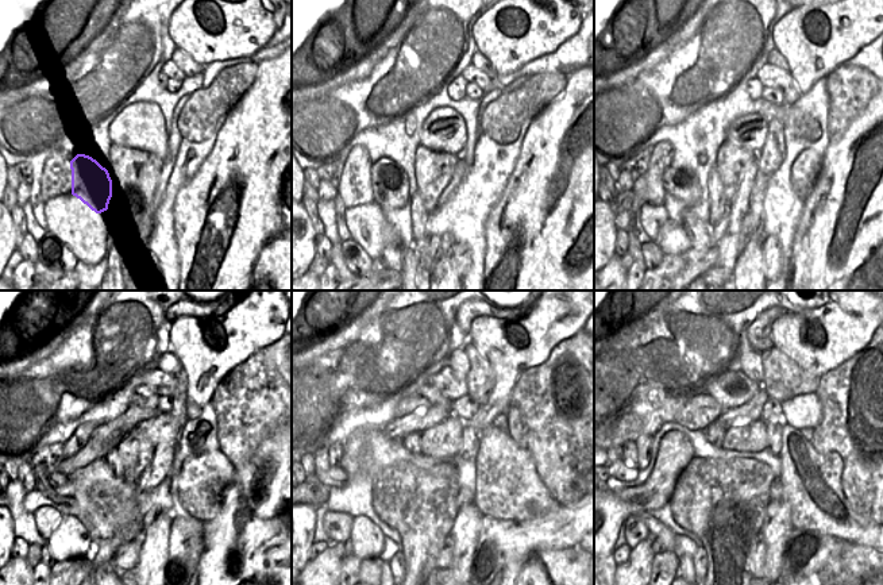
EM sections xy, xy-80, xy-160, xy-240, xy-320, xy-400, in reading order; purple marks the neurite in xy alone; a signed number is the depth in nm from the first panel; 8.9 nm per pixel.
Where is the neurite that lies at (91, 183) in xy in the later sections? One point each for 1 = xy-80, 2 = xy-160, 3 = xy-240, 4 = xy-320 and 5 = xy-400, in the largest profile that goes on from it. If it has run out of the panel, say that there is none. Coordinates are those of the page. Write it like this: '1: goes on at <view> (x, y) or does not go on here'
1: goes on at xy-80 (390, 185)
2: goes on at xy-160 (681, 183)
3: goes on at xy-240 (47, 487)
4: goes on at xy-320 (336, 477)
5: goes on at xy-400 (621, 472)

